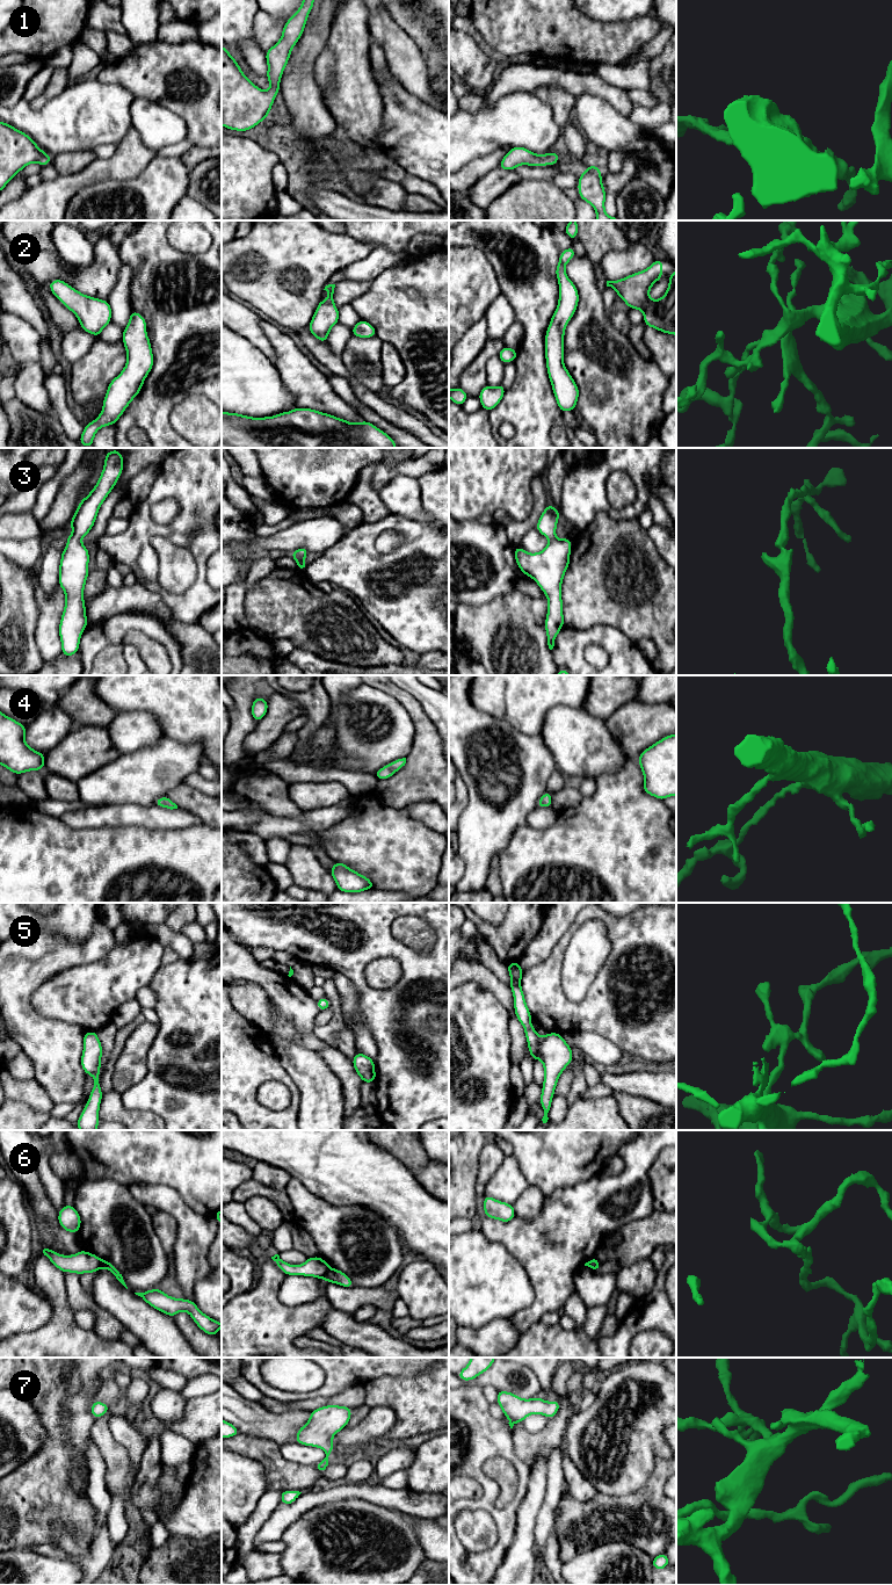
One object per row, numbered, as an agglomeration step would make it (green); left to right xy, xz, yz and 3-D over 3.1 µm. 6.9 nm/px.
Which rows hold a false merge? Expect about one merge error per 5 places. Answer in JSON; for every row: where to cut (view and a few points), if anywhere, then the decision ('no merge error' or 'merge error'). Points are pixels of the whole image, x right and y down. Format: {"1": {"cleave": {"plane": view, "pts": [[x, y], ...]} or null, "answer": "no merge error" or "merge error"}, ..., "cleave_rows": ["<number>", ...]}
{"1": {"cleave": null, "answer": "no merge error"}, "2": {"cleave": null, "answer": "no merge error"}, "3": {"cleave": null, "answer": "no merge error"}, "4": {"cleave": null, "answer": "no merge error"}, "5": {"cleave": null, "answer": "no merge error"}, "6": {"cleave": {"plane": "xz", "pts": [[330, 1269], [324, 1279]]}, "answer": "merge error"}, "7": {"cleave": null, "answer": "no merge error"}, "cleave_rows": ["6"]}

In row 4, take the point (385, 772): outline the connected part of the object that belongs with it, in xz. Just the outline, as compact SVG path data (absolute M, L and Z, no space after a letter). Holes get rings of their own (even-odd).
M406 758L398 759L396 761L390 762L387 766L382 767L378 769L375 775L377 780L386 780L391 777L396 772L401 769L406 763Z

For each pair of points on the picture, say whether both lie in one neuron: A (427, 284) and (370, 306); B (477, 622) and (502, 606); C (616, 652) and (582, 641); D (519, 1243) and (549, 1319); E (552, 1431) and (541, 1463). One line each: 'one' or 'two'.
A: one
B: one
C: one
D: two
E: two

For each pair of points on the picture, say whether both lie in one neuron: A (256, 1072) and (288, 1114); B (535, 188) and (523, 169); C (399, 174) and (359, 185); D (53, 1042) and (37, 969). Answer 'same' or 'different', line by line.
A: same
B: different
C: different
D: same

